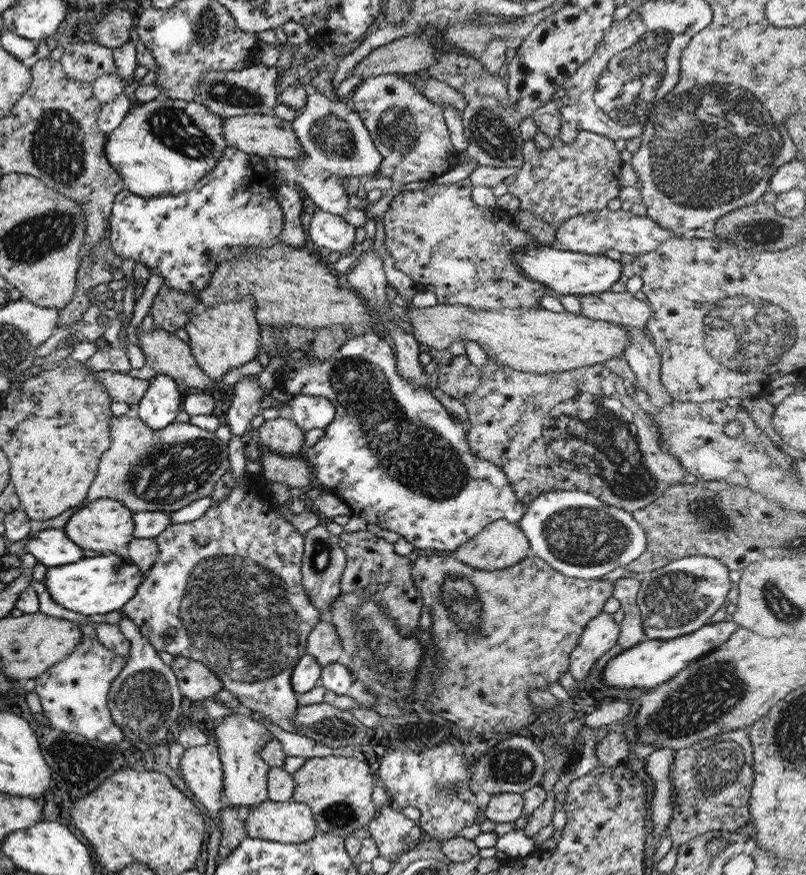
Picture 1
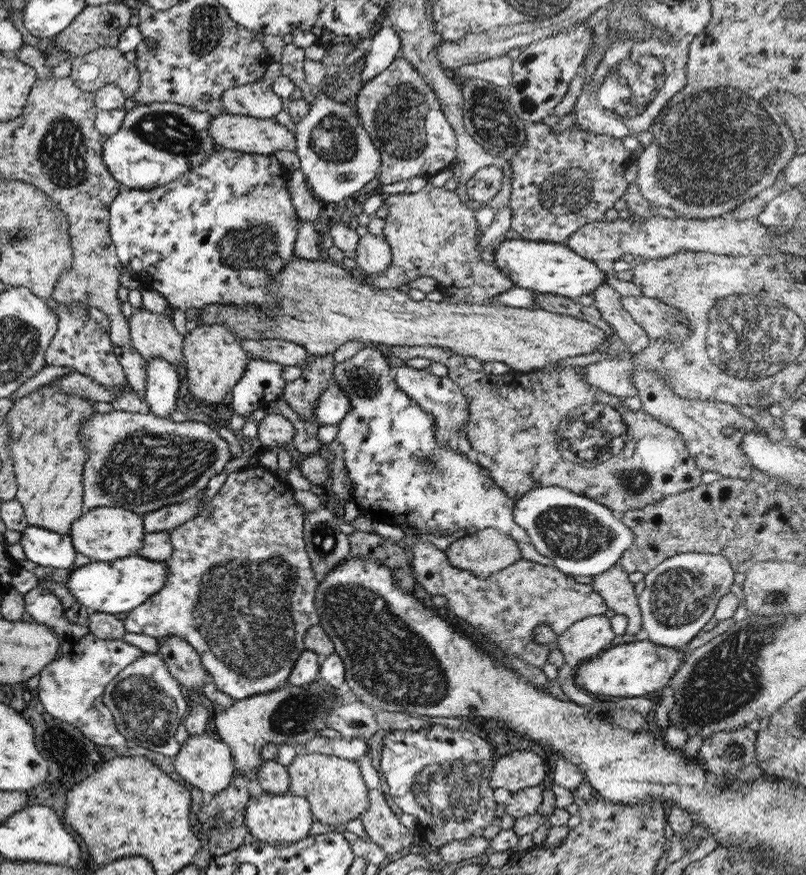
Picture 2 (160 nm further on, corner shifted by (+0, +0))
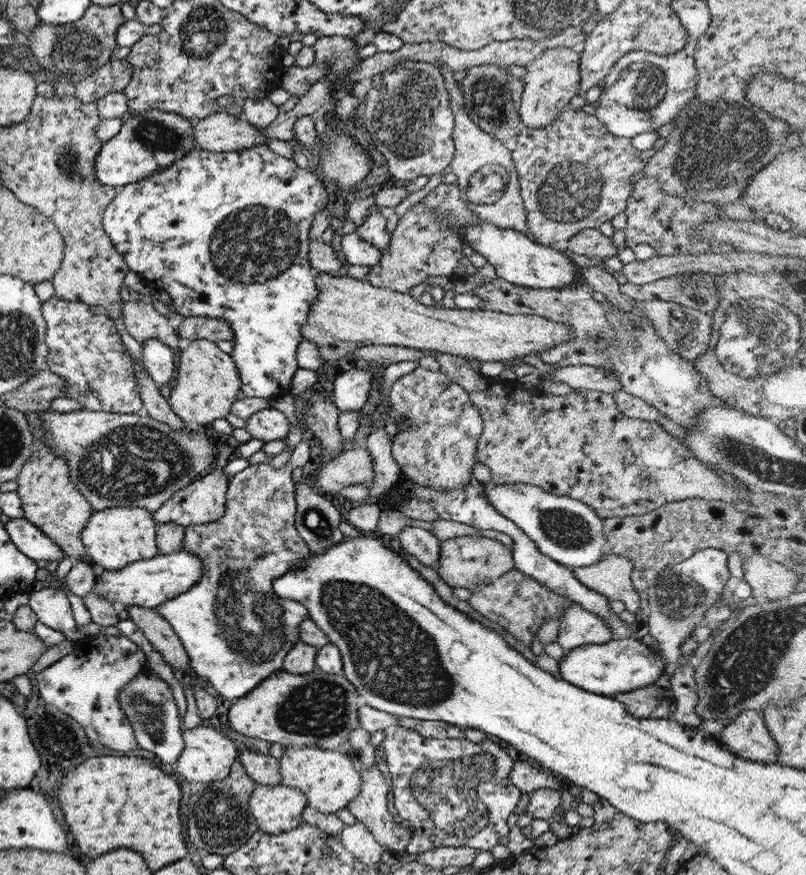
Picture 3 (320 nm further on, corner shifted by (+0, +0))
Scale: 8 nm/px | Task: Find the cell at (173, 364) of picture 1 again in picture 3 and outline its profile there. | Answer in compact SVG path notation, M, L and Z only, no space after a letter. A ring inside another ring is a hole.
M131 299L121 306L123 324L127 334L142 344L145 339L155 339L173 350L179 350L183 342L178 338L176 330L167 322L164 315L159 315L153 306L145 302Z

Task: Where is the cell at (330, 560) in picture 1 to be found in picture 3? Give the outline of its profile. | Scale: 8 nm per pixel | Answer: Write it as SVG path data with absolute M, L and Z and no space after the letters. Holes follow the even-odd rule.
M307 475L304 479L294 484L295 512L293 526L297 534L303 539L311 553L318 555L329 545L341 542L344 537L341 535L337 524L341 520L339 512L329 501L320 495L313 493Z

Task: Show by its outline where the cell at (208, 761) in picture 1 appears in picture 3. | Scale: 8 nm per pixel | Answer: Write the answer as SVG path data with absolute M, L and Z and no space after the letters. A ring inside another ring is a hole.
M202 725L191 728L191 730L181 731L180 735L182 751L173 764L177 774L183 776L187 782L199 782L199 788L209 786L213 782L219 782L228 775L230 766L236 761L238 743L217 730Z

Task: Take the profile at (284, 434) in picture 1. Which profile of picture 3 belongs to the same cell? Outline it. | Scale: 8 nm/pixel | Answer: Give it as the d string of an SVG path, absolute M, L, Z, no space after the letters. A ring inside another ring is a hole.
M268 406L254 412L246 420L244 428L250 434L251 439L269 442L285 438L289 425L281 411Z

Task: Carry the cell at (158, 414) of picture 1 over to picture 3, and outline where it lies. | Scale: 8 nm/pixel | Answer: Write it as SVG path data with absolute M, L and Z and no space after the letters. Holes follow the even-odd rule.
M155 339L142 342L141 360L149 378L158 387L169 382L175 370L176 351Z

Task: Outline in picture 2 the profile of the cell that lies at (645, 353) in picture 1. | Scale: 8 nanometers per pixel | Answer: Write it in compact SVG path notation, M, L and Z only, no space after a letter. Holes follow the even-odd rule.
M606 282L601 283L593 292L593 306L601 314L601 320L611 326L626 346L626 352L637 354L645 352L651 340L646 332L639 328L631 316L623 310L619 295Z

